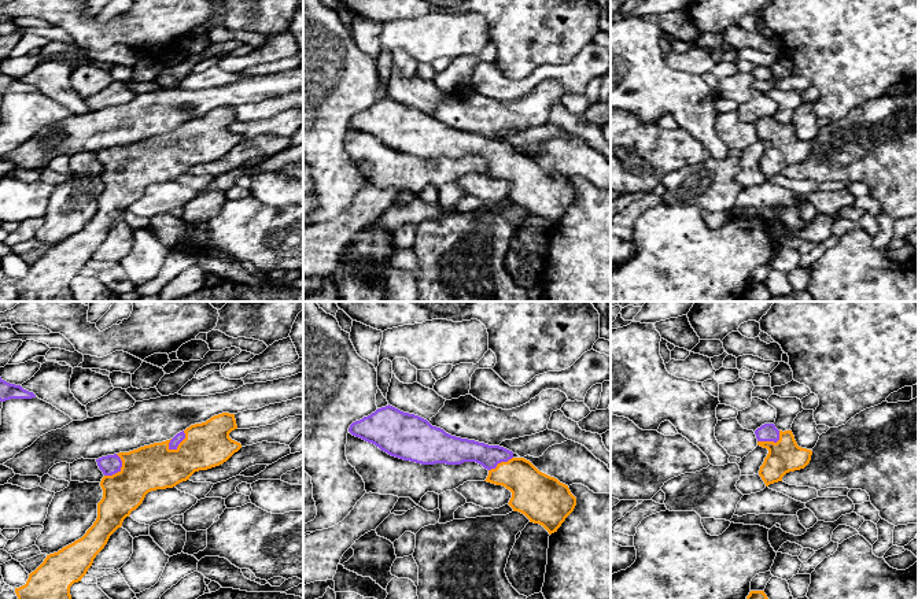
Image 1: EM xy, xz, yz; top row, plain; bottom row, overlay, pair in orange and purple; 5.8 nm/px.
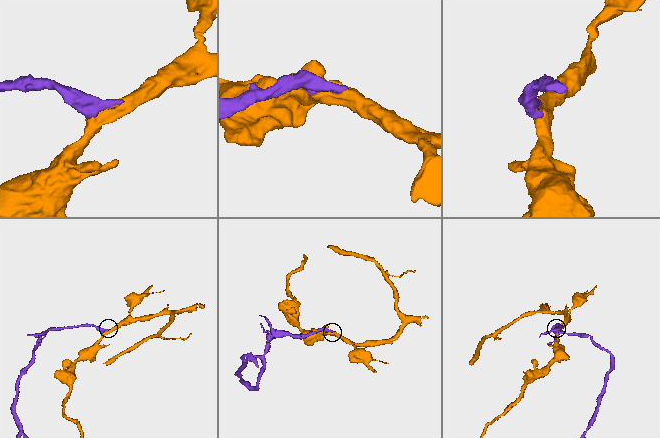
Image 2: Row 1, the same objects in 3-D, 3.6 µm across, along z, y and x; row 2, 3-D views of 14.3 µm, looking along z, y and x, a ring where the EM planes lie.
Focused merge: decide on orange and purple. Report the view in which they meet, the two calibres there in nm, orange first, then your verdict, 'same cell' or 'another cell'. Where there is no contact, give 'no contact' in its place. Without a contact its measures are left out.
xy | 260/60 nm | same cell

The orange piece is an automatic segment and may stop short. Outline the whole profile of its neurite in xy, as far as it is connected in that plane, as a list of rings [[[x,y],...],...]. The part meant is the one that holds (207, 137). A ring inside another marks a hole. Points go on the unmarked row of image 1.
[[[222,106],[191,118],[172,133],[96,152],[104,167],[96,214],[81,232],[47,248],[26,277],[15,281],[15,302],[77,302],[70,280],[86,267],[123,212],[148,185],[173,181],[195,164],[226,155],[242,141],[229,130],[235,122],[235,107]]]

